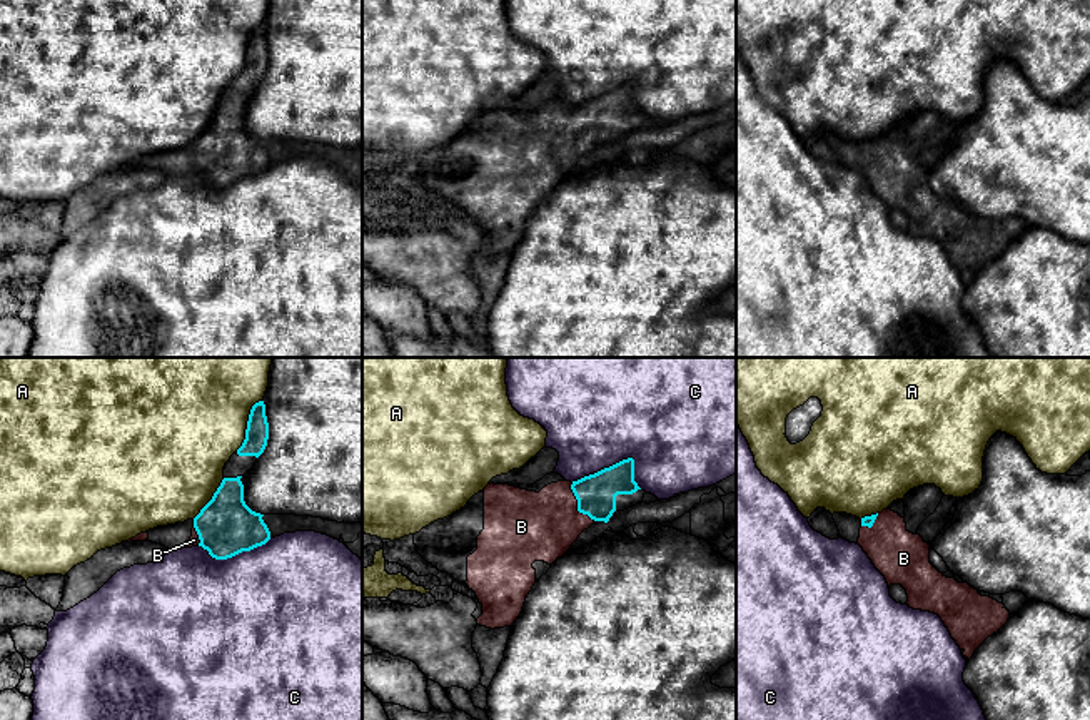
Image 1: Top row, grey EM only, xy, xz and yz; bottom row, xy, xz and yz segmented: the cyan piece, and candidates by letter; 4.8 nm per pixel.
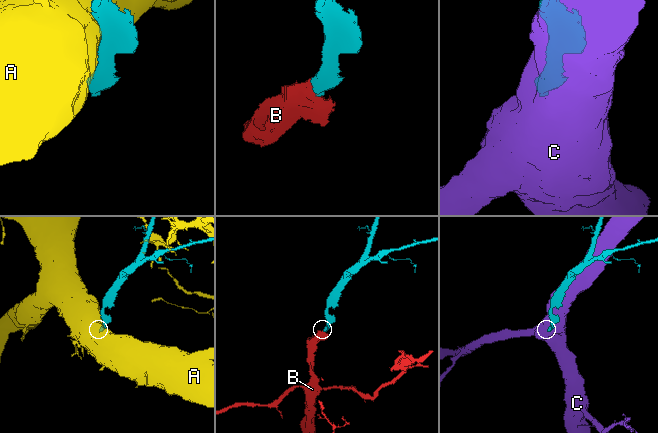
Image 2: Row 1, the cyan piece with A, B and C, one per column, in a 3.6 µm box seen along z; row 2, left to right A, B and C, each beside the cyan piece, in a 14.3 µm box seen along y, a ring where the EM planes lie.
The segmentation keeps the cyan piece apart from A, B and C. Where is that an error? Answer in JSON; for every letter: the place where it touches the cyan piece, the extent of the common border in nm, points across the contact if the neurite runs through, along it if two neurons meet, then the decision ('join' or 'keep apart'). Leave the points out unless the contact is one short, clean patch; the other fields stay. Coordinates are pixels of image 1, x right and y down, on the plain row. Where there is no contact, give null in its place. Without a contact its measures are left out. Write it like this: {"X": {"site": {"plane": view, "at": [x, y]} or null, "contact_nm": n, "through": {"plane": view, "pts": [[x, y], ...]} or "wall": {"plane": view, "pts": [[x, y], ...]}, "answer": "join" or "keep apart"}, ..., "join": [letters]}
{"A": {"site": {"plane": "xy", "at": [247, 50]}, "contact_nm": 280, "answer": "keep apart"}, "B": {"site": {"plane": "xz", "at": [578, 132]}, "contact_nm": 220, "through": {"plane": "xz", "pts": [[596, 119], [578, 132], [531, 152]]}, "answer": "join"}, "C": {"site": {"plane": "xz", "at": [616, 89]}, "contact_nm": 340, "answer": "keep apart"}, "join": ["B"]}

